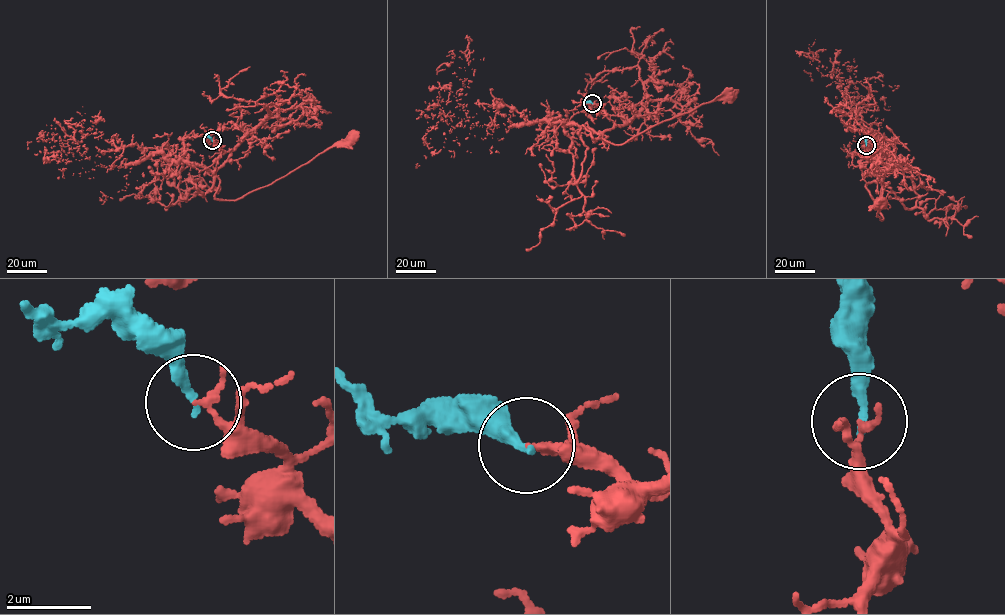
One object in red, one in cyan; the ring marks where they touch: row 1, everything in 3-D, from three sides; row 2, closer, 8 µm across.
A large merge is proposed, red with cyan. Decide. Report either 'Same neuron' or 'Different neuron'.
Different neuron

